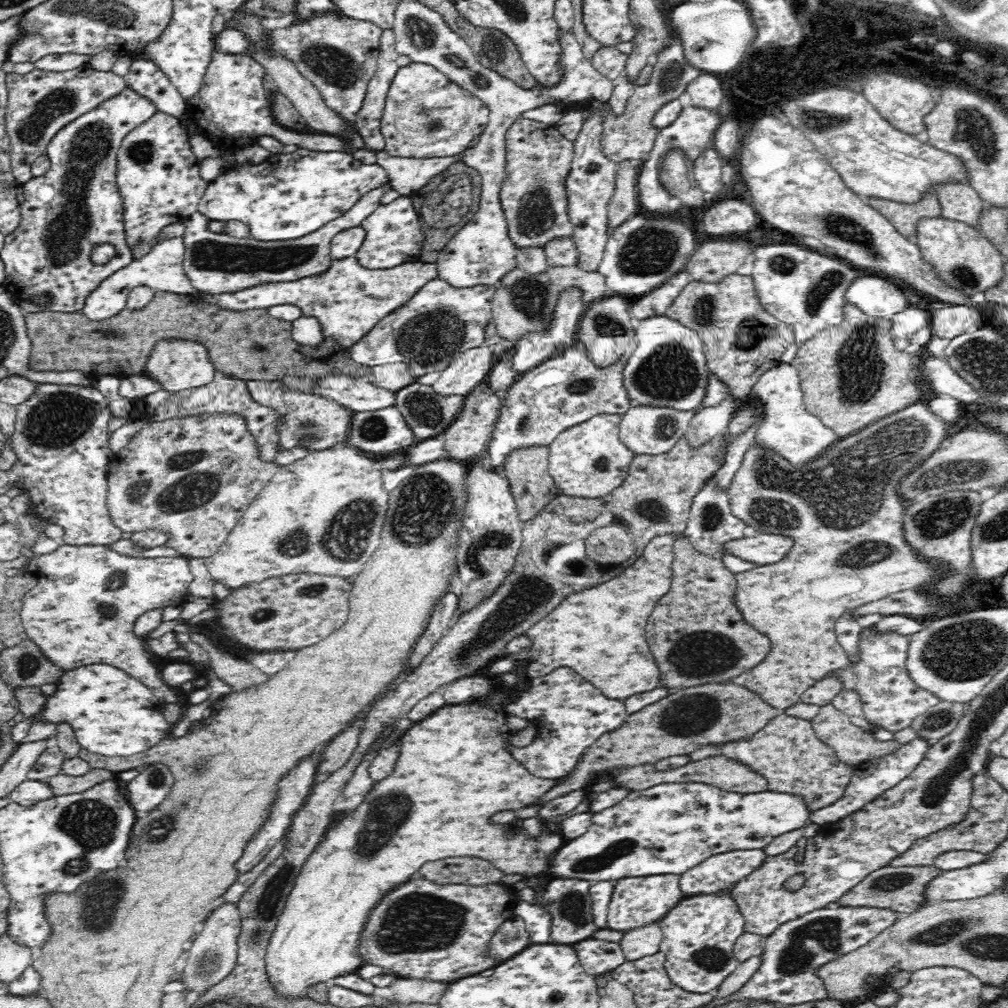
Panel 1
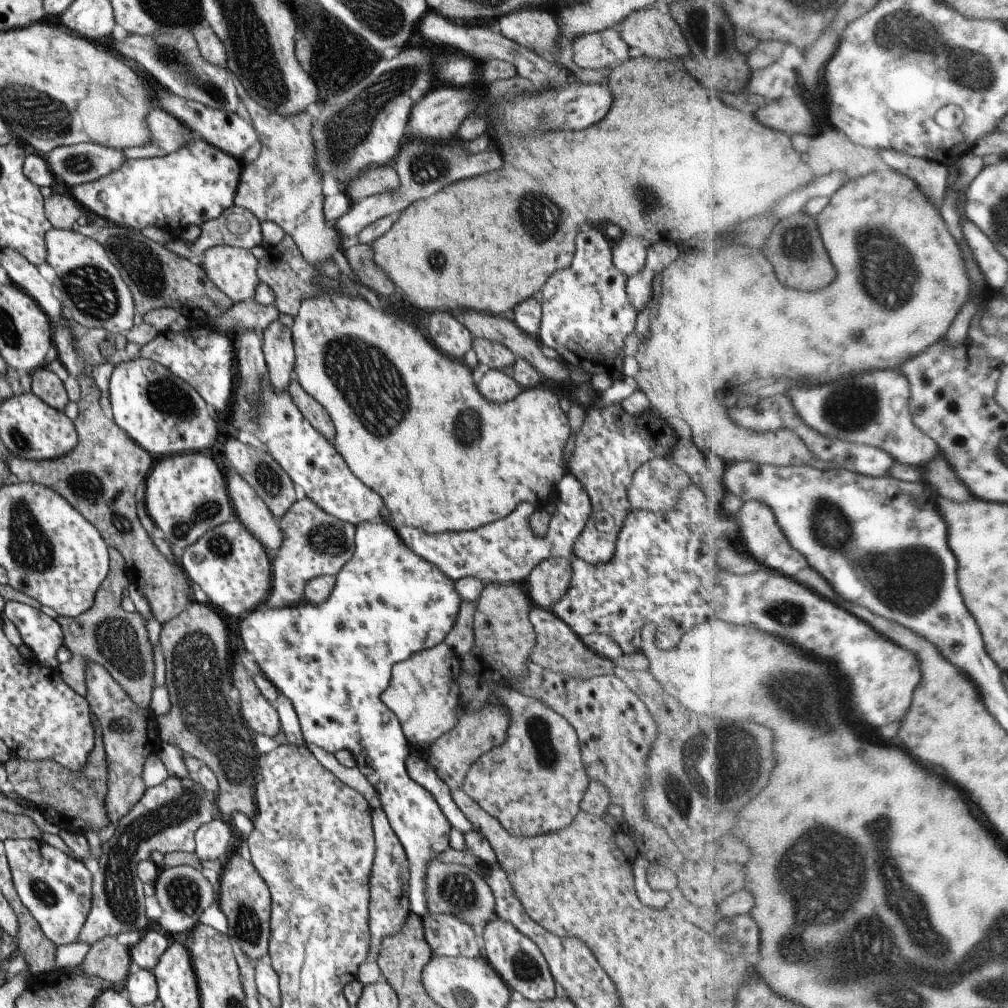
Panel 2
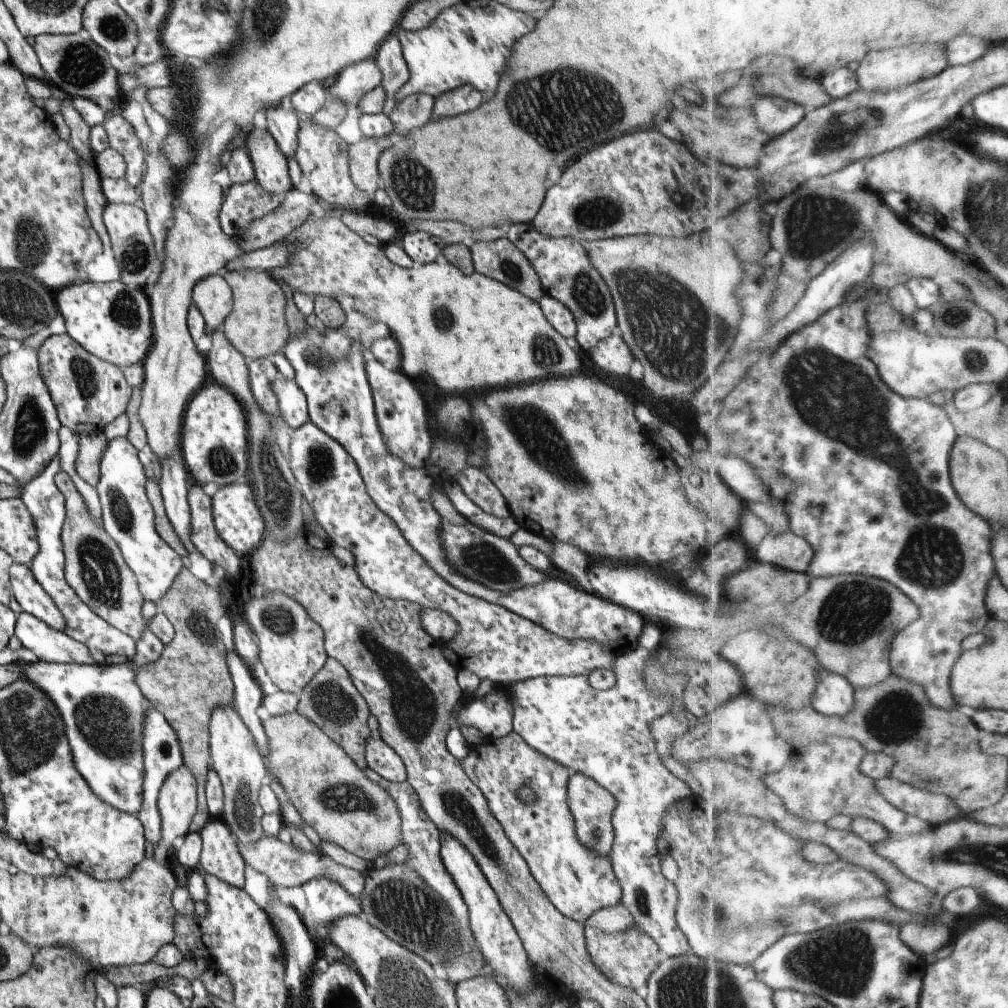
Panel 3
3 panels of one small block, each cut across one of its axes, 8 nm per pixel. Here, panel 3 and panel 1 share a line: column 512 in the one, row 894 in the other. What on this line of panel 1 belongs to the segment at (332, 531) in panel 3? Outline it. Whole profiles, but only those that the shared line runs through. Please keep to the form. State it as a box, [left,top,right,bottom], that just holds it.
[607,874,684,933]

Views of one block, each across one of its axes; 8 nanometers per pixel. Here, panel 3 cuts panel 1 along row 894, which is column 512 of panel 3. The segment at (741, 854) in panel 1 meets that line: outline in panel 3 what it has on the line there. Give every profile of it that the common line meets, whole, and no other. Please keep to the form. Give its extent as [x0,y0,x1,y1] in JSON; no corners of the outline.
[506,645,699,957]

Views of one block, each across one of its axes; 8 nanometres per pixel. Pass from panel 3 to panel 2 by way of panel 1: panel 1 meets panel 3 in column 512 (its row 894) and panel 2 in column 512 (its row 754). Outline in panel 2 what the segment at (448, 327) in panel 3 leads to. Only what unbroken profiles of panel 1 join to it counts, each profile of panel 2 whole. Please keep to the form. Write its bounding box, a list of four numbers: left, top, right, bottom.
[291,285,572,533]

